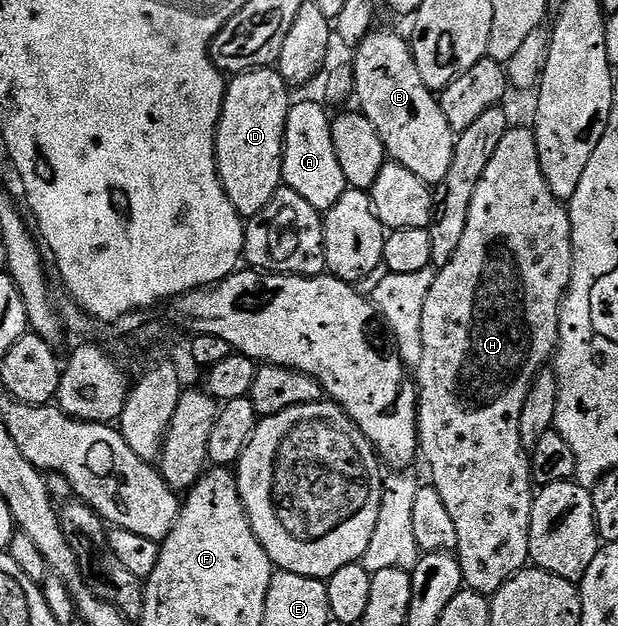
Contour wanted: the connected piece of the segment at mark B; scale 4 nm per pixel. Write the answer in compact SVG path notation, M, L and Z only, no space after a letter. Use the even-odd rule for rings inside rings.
M371 31L370 35L365 36L353 53L354 96L359 104L357 107L362 115L369 118L372 126L376 126L393 163L402 164L408 170L412 170L416 178L428 185L441 185L452 166L456 134L452 126L448 126L448 118L444 118L439 97L431 92L428 86L424 86L424 78L420 78L420 70L416 70L414 53L411 52L409 43L403 37L401 40L394 32L378 31Z

